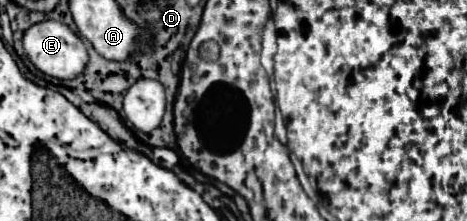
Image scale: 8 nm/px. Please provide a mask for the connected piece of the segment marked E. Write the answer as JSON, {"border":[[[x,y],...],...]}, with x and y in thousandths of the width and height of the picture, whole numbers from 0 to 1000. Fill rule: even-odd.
{"border":[[[92,90],[92,100],[79,100],[66,127],[58,127],[49,145],[49,226],[54,226],[58,262],[92,335],[113,344],[113,353],[131,353],[131,362],[148,362],[148,353],[169,344],[191,271],[186,217],[173,190],[173,172],[148,118],[139,118],[122,90]]]}

